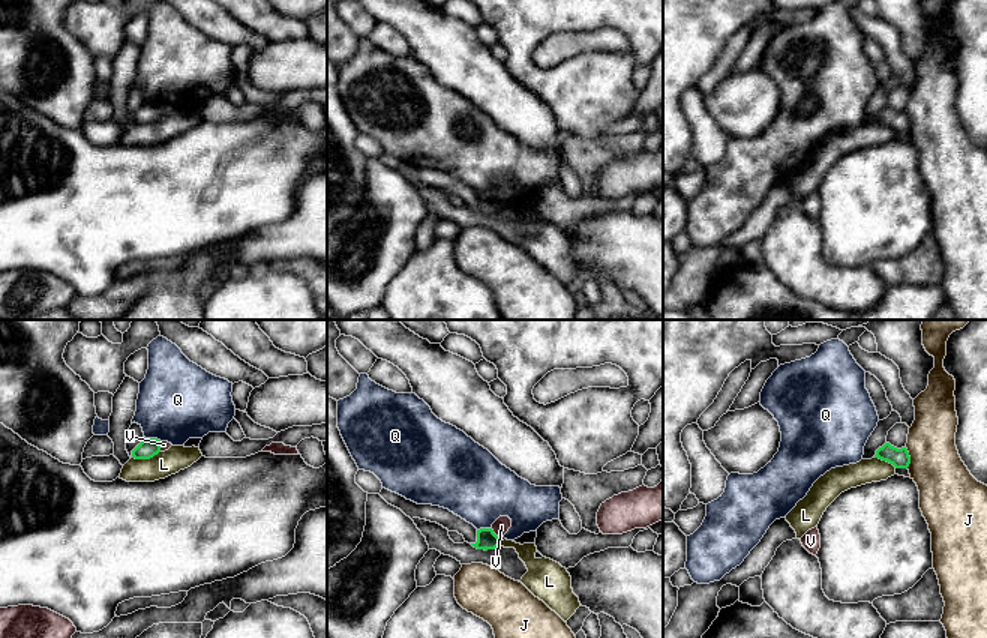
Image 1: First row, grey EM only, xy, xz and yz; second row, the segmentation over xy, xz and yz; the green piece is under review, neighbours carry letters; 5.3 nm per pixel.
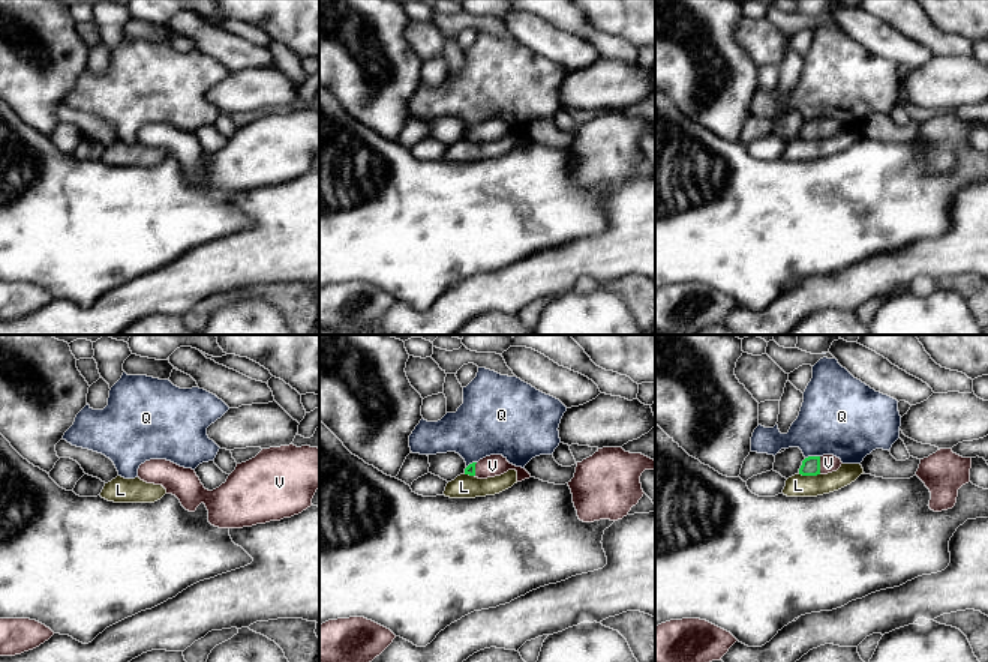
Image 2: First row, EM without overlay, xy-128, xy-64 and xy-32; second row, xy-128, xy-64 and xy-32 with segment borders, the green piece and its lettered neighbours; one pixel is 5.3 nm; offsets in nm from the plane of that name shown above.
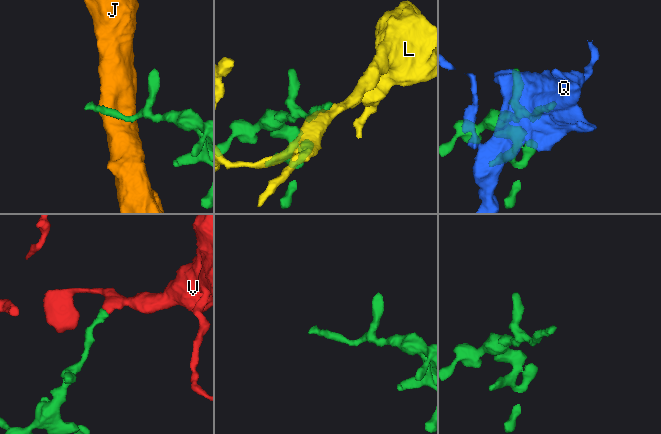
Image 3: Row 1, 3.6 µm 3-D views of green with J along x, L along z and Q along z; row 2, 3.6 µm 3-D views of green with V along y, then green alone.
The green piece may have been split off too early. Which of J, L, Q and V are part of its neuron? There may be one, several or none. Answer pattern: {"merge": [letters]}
{"merge": ["V"]}

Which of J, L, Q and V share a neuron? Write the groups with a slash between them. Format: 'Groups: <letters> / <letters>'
Groups: J / L / Q / V

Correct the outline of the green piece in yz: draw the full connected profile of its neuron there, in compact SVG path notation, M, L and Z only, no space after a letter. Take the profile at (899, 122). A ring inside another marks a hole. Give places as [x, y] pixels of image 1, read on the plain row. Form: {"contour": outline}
{"contour": "M885 107L876 114L874 122L892 128L896 132L908 132L910 128L910 120L906 111L897 113L890 107Z"}

